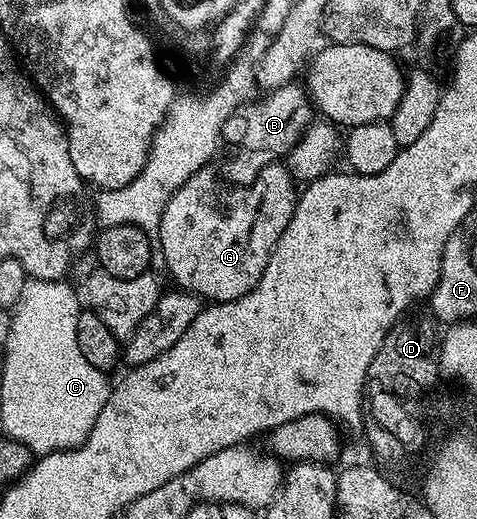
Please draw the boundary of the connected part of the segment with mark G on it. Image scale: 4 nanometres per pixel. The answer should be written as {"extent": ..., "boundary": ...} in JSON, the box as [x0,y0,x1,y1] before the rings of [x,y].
{"extent":[155,160,299,302],"boundary":[[[273,160],[270,166],[261,166],[259,176],[249,186],[221,190],[222,183],[206,168],[192,174],[167,200],[163,208],[163,216],[159,228],[155,231],[159,243],[159,258],[165,261],[169,274],[176,285],[189,291],[203,300],[213,302],[230,302],[255,288],[267,268],[267,260],[273,251],[273,245],[283,236],[283,228],[291,220],[295,212],[295,204],[299,193],[295,179],[289,173],[288,165]]]}

